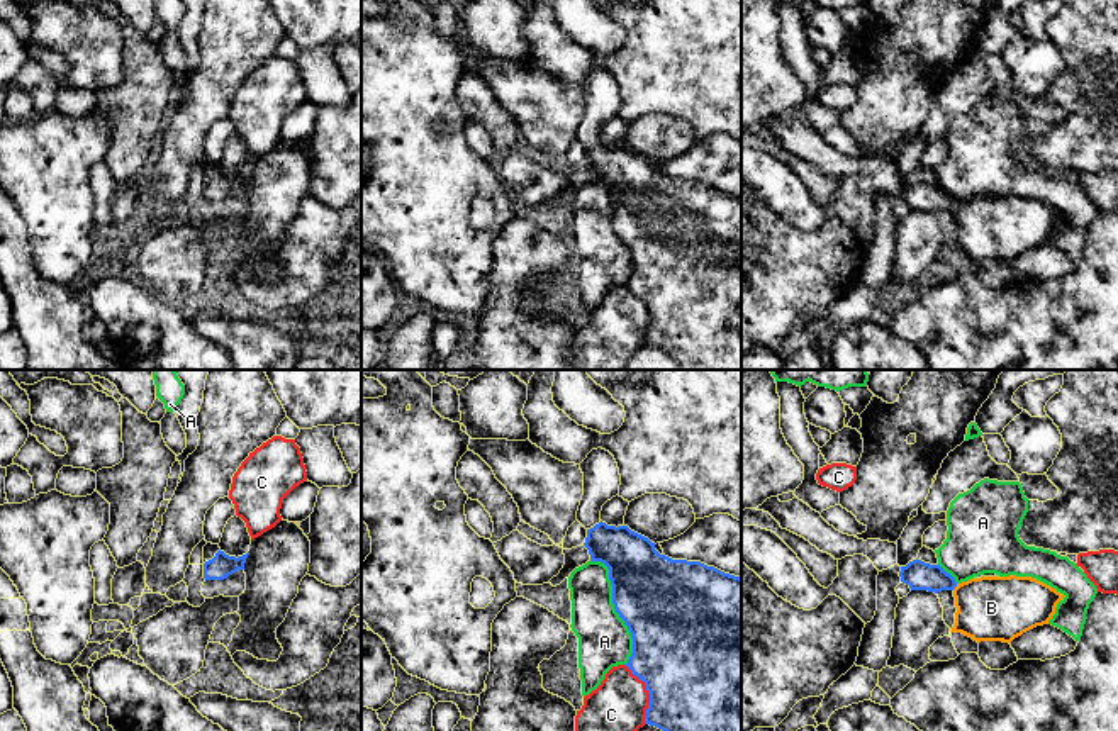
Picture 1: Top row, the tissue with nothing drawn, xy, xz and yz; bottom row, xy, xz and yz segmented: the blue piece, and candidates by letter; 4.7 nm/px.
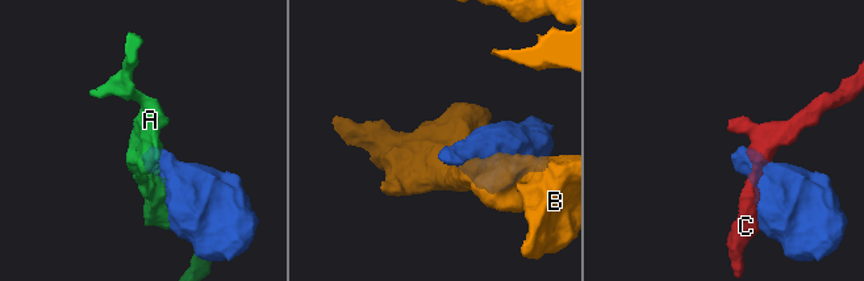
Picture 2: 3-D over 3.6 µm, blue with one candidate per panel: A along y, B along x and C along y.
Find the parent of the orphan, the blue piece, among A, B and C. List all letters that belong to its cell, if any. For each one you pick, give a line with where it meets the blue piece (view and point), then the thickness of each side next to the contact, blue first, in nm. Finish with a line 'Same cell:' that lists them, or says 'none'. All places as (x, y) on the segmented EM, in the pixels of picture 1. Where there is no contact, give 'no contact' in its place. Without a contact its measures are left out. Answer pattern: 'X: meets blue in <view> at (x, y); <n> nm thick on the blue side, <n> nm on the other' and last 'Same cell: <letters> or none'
Same cell: none

